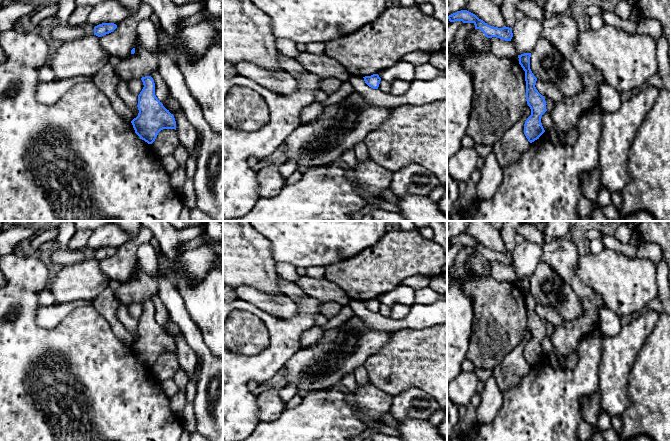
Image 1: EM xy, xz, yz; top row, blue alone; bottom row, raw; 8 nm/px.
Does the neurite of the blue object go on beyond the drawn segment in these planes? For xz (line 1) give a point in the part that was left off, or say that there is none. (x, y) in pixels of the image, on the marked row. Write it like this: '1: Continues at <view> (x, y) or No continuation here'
1: No continuation here

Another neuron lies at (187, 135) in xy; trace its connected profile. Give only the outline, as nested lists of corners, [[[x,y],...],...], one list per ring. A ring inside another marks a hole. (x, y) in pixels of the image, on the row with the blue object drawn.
[[[170,94],[167,100],[162,104],[171,114],[174,115],[180,145],[187,149],[189,155],[192,155],[198,141],[197,132],[194,126],[188,122],[178,102],[174,100]]]

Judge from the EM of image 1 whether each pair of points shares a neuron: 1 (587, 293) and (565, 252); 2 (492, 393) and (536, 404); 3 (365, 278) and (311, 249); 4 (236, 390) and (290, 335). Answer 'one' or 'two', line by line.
1: one
2: two
3: two
4: one

